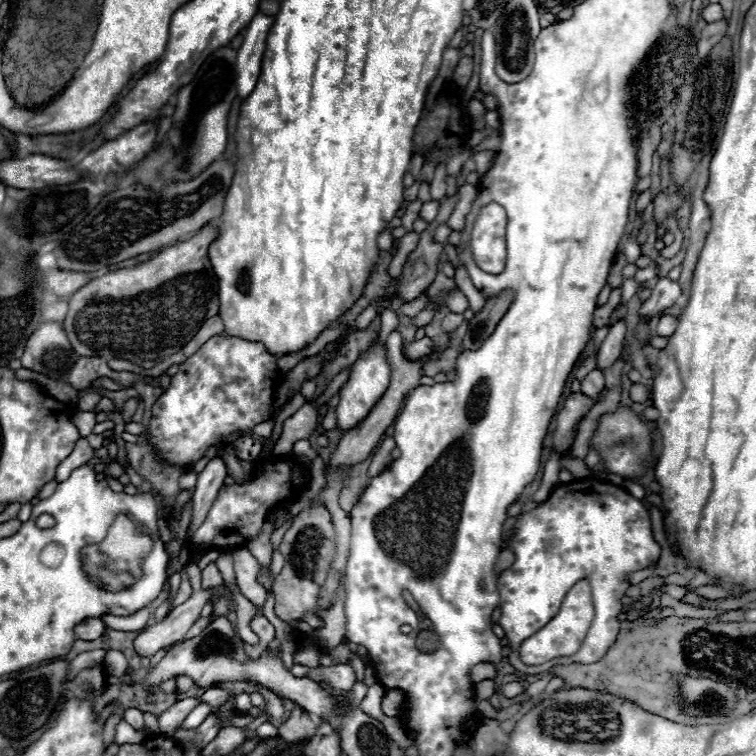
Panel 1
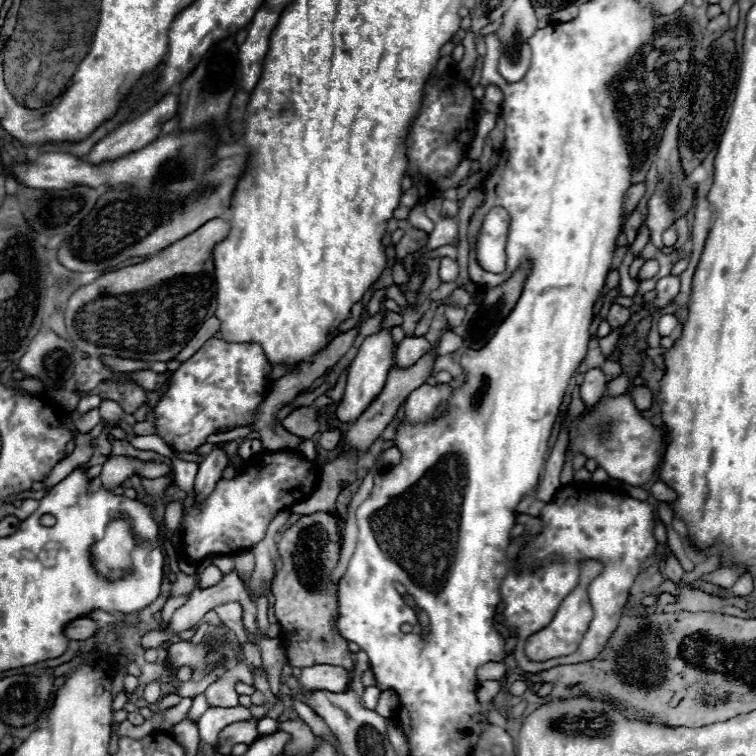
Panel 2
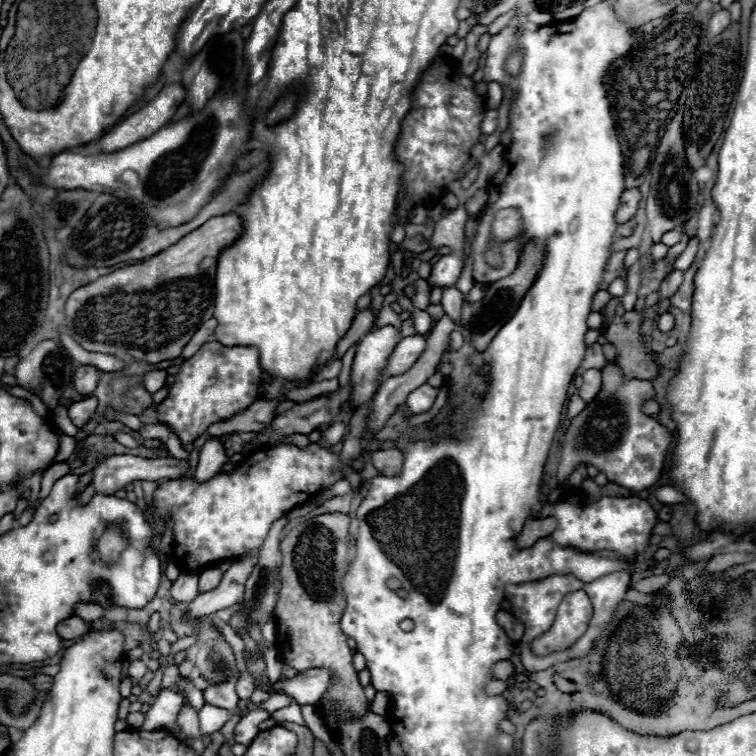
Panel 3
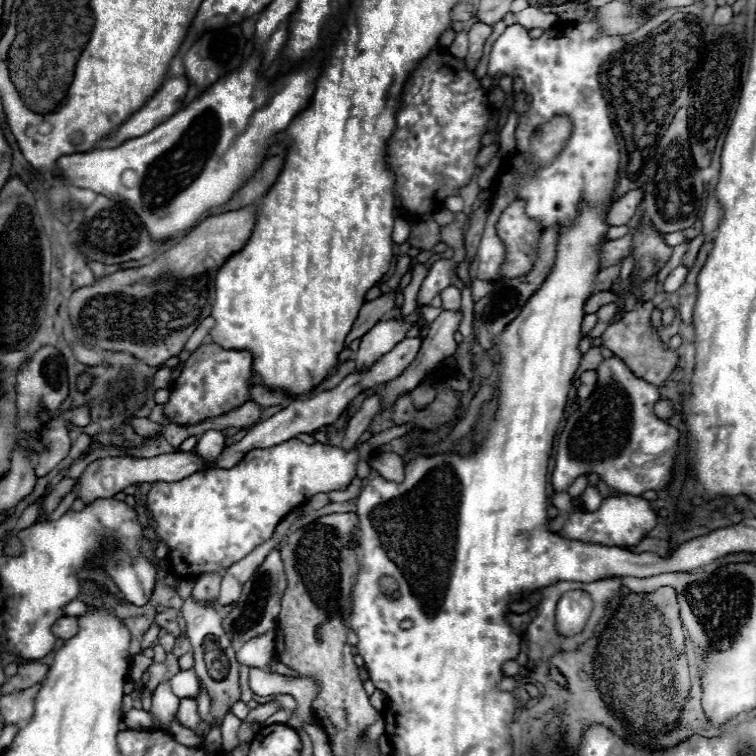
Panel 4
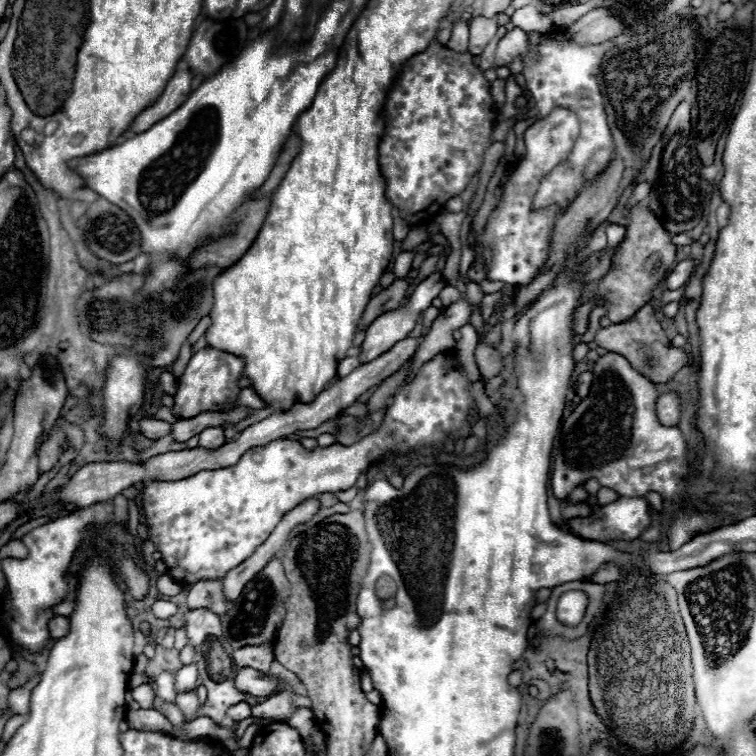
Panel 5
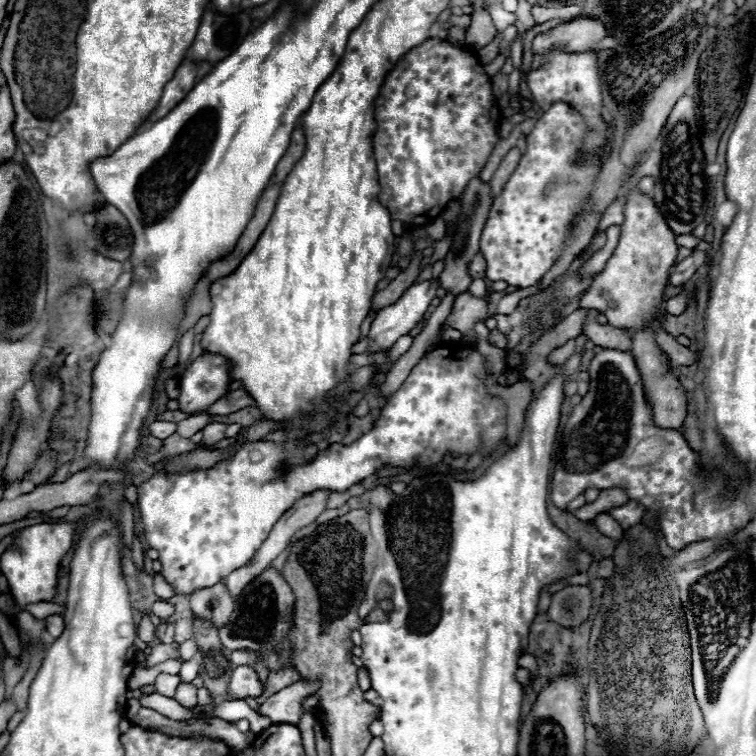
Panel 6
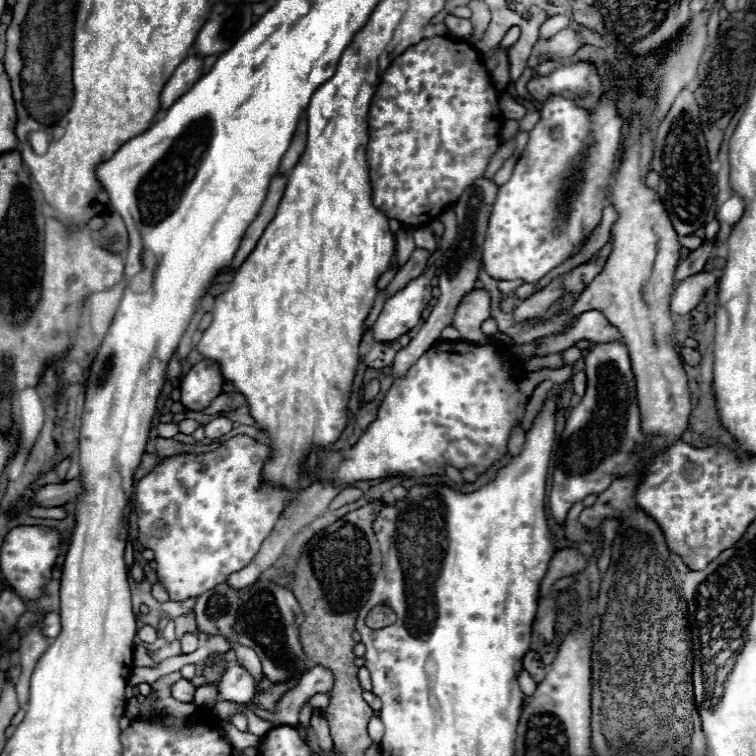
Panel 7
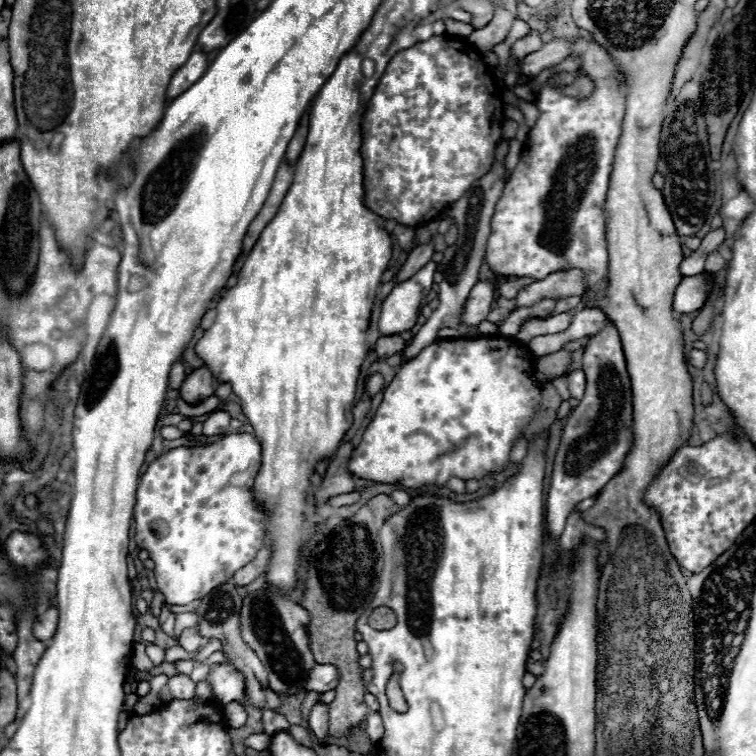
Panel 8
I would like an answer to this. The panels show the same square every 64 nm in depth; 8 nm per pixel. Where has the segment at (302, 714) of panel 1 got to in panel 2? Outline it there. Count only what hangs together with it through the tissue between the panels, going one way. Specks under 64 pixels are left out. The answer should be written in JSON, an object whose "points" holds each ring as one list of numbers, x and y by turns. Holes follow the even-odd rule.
{"points":[[300,718,278,724,278,730,290,734,292,740,290,740,290,744,288,744,288,750,290,750,292,754,308,754,308,752,312,752,312,748,316,746,316,736,314,736,314,732,312,732,310,726,308,726,304,720,300,720]]}

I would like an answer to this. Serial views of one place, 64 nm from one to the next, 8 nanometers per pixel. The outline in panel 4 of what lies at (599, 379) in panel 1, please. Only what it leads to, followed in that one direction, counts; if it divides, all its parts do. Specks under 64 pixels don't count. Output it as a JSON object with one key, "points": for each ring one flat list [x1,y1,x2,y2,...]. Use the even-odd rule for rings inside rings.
{"points":[[588,370,580,376,580,386,578,386,578,398,588,398,594,390,596,390,596,382,598,382,598,374,594,370]]}

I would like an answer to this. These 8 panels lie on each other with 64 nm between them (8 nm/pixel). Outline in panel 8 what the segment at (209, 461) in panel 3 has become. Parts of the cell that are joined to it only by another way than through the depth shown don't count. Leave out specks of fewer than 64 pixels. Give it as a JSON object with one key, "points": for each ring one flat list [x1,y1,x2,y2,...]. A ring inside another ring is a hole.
{"points":[[216,410,210,414,210,418,204,422,204,434,206,436,216,436,224,434,230,428,230,414,224,410]]}

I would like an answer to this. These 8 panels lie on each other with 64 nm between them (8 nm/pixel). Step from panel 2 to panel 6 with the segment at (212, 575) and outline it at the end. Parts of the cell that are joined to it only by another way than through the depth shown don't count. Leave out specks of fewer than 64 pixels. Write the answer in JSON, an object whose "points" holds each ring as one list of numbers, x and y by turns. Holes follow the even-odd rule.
{"points":[[222,582,210,588,200,588,190,594,190,610,196,616,204,616,212,620,218,628,228,622,232,608,234,608,234,598,228,594]]}

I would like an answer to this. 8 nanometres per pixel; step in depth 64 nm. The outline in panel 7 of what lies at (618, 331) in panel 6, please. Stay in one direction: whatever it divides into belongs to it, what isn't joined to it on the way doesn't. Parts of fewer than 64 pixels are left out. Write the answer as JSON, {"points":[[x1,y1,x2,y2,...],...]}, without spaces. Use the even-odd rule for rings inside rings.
{"points":[[598,310,582,312,570,332,556,336,556,344,552,344,550,352,566,350,578,340,592,340,592,342,602,342,602,344,604,342,624,342,622,334]]}

